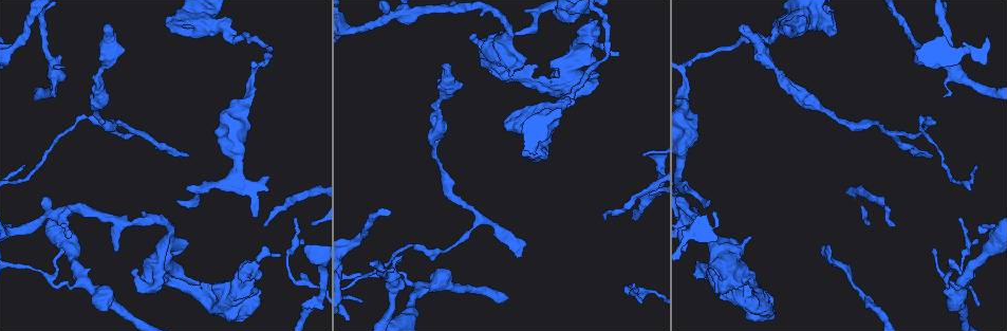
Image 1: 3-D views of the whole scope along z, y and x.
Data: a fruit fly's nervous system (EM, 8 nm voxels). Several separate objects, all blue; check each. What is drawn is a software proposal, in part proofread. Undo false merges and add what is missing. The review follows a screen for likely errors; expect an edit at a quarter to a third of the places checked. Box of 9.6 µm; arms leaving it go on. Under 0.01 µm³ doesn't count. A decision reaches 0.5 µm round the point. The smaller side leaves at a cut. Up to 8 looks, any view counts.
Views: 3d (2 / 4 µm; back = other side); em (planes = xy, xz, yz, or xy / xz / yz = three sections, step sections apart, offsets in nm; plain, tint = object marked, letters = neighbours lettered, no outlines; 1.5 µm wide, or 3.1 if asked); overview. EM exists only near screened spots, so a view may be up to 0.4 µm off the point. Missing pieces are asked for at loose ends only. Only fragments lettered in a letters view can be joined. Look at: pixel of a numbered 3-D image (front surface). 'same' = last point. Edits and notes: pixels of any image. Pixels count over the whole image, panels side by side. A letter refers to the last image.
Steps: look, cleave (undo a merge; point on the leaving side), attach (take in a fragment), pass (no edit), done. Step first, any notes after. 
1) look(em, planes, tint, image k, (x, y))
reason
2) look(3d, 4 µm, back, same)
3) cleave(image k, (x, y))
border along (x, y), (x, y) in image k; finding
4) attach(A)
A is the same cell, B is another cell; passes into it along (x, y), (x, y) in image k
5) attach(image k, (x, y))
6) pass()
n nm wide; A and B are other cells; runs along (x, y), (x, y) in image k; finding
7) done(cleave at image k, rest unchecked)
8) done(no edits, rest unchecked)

look(3d, 4 µm, image 1, (617, 51))
branch stops here

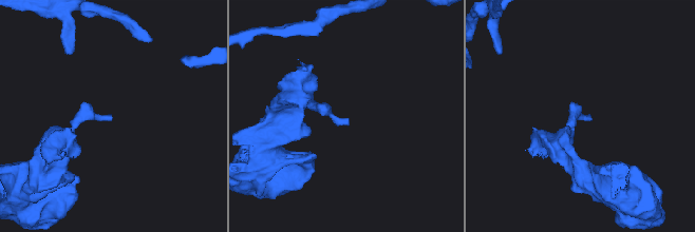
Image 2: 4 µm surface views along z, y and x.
look(em, planes, letters, image 2, (112, 119))
need the tissue

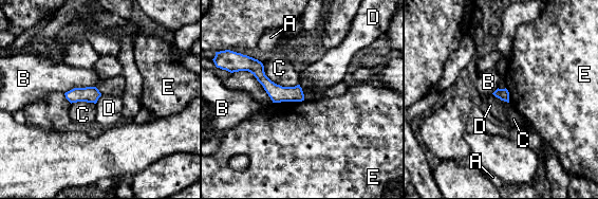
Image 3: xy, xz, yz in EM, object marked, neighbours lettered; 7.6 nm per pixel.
pass()
C touches over 320 nm; A, B, C, D and E are other cells; no lettered fragment goes on from it

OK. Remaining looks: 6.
look(em, yz, step 8, tint, image 1, (776, 71))
a narrow waist

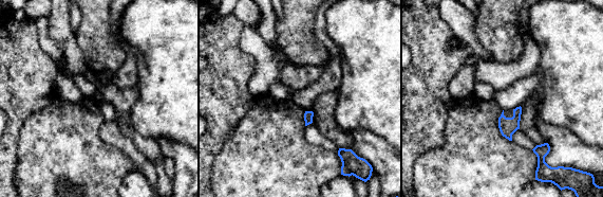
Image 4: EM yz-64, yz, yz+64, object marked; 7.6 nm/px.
look(em, planes, letters, same)

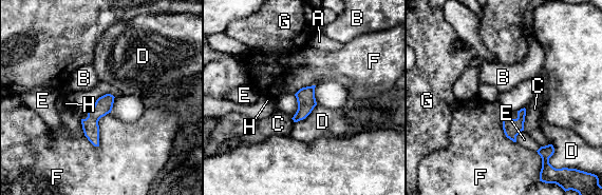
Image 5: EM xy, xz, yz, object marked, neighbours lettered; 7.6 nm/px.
pass()
140 nm wide; A, B, C, D, E, F, G and H are other cells; runs along (108, 96), (93, 116), (96, 143) in image 5; continuous, no second neuron

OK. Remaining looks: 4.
look(em, planes, letters, image 1, (519, 255))
thin end

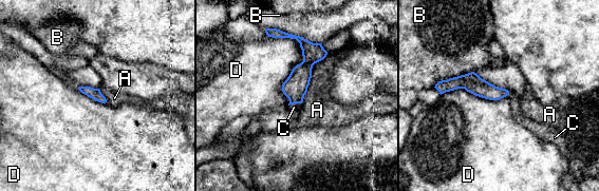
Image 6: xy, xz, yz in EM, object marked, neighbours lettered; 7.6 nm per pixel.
attach(C)
90 nm wide; C is the same cell, A, B and D are other cells; it goes on there

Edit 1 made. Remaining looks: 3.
done(attach at image 6, rest unchecked)

